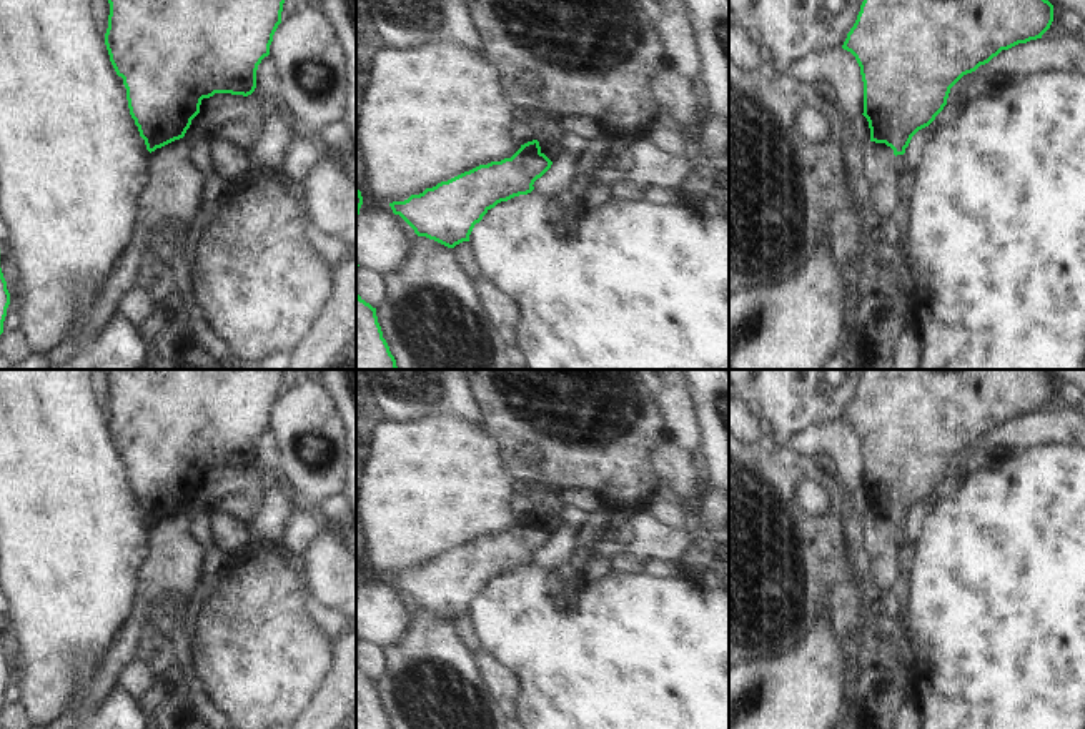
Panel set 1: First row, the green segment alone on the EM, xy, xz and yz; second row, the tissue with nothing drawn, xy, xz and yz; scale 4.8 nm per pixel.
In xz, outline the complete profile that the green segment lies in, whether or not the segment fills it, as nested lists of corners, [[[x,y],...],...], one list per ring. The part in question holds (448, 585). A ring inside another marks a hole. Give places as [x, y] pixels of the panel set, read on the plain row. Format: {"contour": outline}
{"contour": [[[533,513],[521,518],[511,531],[479,538],[433,561],[426,561],[419,568],[411,568],[404,574],[393,574],[389,579],[418,609],[426,609],[448,621],[454,621],[463,614],[469,614],[474,598],[498,576],[531,566],[534,554],[541,551],[551,538],[552,534],[541,524],[539,514]]]}

